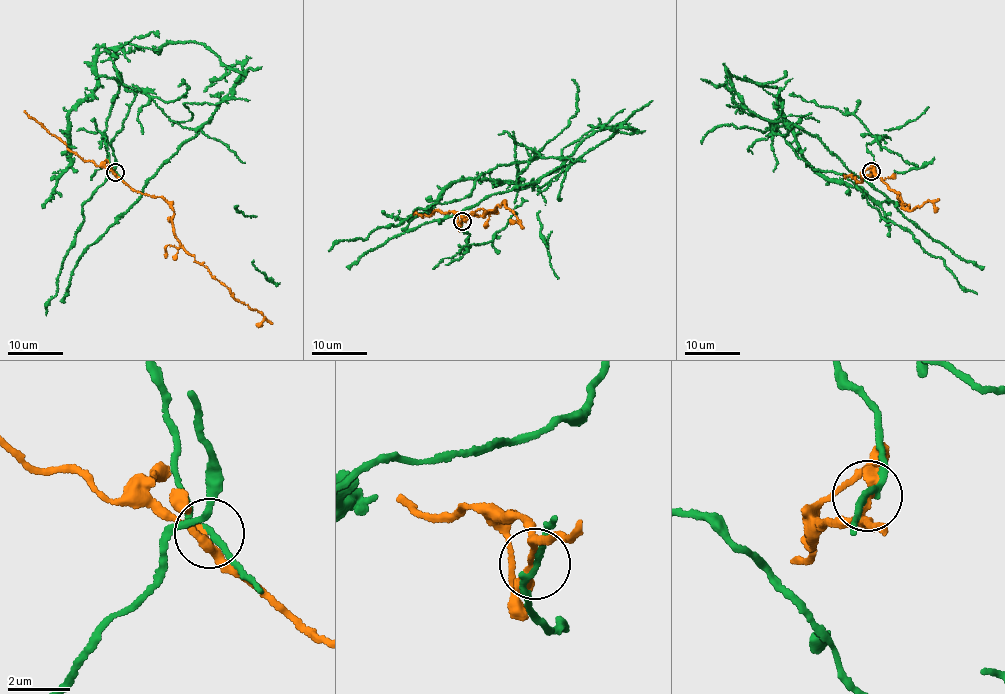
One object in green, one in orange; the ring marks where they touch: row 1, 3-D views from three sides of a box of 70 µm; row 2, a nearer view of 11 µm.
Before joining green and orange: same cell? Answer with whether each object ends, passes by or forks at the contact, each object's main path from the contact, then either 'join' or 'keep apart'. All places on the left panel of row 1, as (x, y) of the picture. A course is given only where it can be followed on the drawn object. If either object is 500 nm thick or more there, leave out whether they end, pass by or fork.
green passes by; orange passes by; green runs (114, 171), (102, 136), (122, 80), (106, 48), (122, 83), (187, 128), (242, 73), (203, 44), (124, 42); orange runs (114, 171), (130, 188), (160, 196), (169, 204), (179, 244), (235, 298), (272, 324); keep apart

